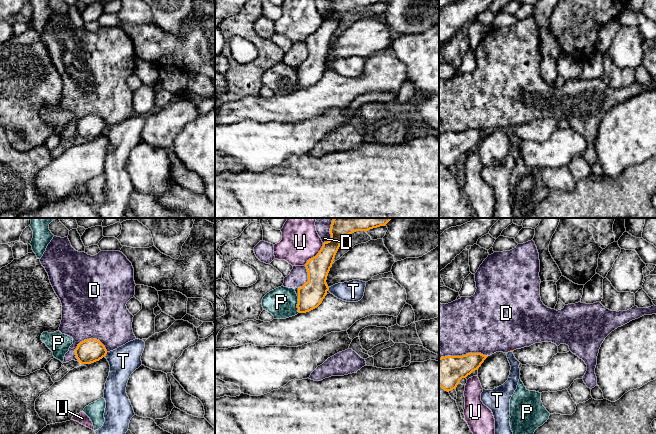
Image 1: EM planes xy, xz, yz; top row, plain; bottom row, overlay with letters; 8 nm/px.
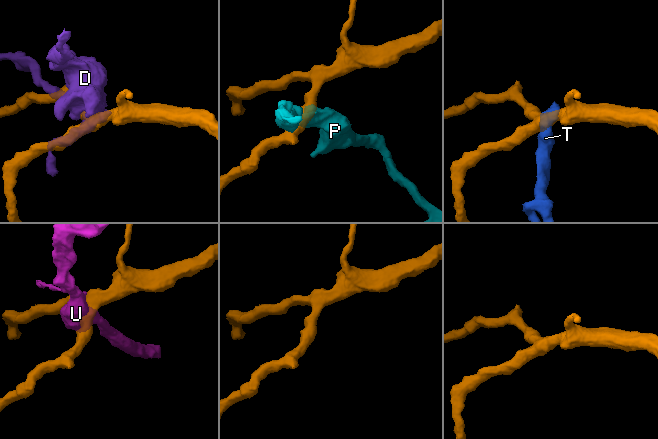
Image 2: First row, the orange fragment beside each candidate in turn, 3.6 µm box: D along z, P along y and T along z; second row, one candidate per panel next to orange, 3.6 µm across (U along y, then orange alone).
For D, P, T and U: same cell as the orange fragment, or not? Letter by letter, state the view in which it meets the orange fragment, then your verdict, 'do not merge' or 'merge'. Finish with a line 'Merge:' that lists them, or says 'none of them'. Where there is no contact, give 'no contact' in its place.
D: xy | do not merge
P: xz | do not merge
T: xy | do not merge
U: xz | do not merge
Merge: none of them

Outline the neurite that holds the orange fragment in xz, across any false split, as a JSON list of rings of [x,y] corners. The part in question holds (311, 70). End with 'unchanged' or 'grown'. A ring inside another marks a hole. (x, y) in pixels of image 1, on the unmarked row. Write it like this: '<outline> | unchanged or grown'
[[[331,0],[331,15],[323,19],[319,29],[305,40],[308,57],[298,64],[298,88],[306,89],[317,84],[325,74],[329,63],[326,59],[335,31],[343,15],[356,8],[368,7],[386,0]]] | unchanged

